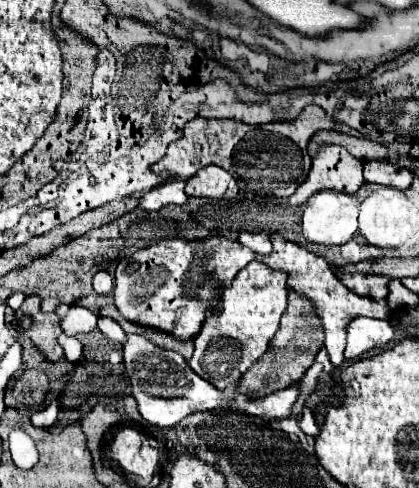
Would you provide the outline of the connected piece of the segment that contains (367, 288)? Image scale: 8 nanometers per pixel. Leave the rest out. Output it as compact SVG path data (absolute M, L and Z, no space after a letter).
M335 269L335 275L343 279L343 285L357 295L367 299L385 299L387 297L387 283L389 277L383 275L369 275L369 273L341 273Z

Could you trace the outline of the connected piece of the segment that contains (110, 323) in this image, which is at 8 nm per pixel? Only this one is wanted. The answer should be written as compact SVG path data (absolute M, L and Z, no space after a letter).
M101 317L99 319L99 325L97 325L103 335L107 335L111 341L117 341L117 343L123 343L125 341L125 331L119 327L119 323L115 319L107 319L107 317Z

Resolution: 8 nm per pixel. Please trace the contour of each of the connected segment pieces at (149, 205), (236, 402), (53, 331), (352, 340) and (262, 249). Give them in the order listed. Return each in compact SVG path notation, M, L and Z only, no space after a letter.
M171 181L171 183L157 185L155 189L143 193L137 199L137 209L149 213L149 211L159 211L169 204L183 205L187 201L183 187L185 187L183 181Z
M135 333L127 335L127 343L123 343L123 357L125 357L127 377L133 385L133 397L137 399L137 405L139 405L139 413L143 415L145 421L157 427L173 427L189 413L213 411L219 407L223 409L235 407L241 413L249 413L249 415L257 415L265 419L287 417L291 413L291 405L297 399L295 387L287 387L285 391L273 391L271 395L265 395L263 399L243 399L237 387L219 391L217 387L211 387L211 383L201 379L179 353L163 349L155 345L151 339L143 335L135 335Z
M31 295L23 302L18 310L18 315L28 315L32 318L33 329L29 333L29 339L37 347L37 351L45 357L47 363L57 363L63 357L63 351L57 343L57 337L61 333L59 319L55 313L45 313L41 310L41 298Z
M355 317L347 325L345 359L355 359L369 349L385 347L393 339L393 335L395 335L395 331L389 325L389 321L369 319L369 317Z
M241 233L239 235L239 243L243 243L243 247L251 249L253 253L257 253L259 257L265 257L271 253L271 241L265 233Z

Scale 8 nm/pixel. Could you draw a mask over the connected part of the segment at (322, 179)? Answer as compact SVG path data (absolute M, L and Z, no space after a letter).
M325 145L317 151L307 181L289 197L289 205L303 205L313 193L325 189L353 195L363 183L363 163L341 145Z

